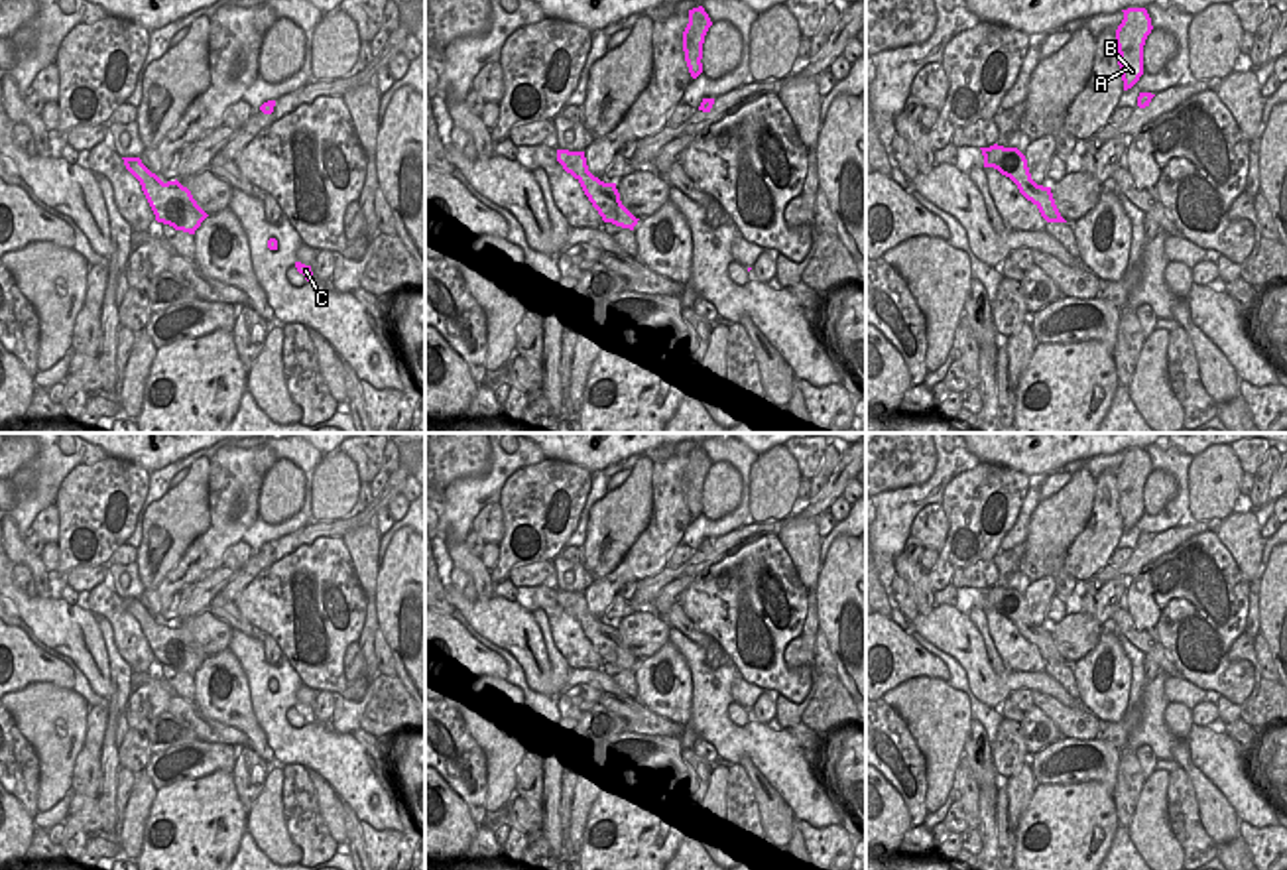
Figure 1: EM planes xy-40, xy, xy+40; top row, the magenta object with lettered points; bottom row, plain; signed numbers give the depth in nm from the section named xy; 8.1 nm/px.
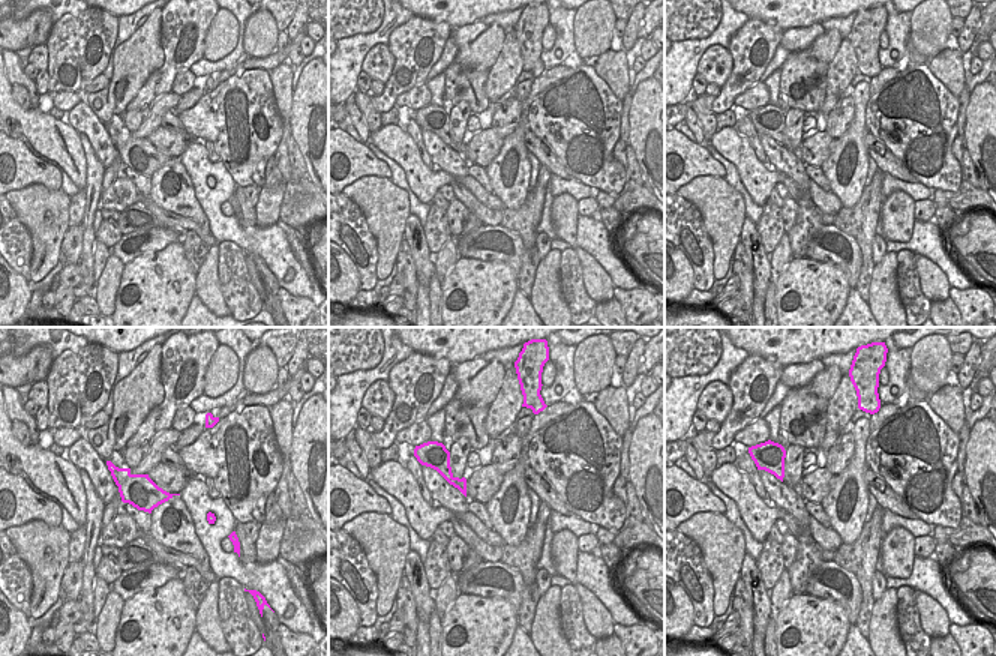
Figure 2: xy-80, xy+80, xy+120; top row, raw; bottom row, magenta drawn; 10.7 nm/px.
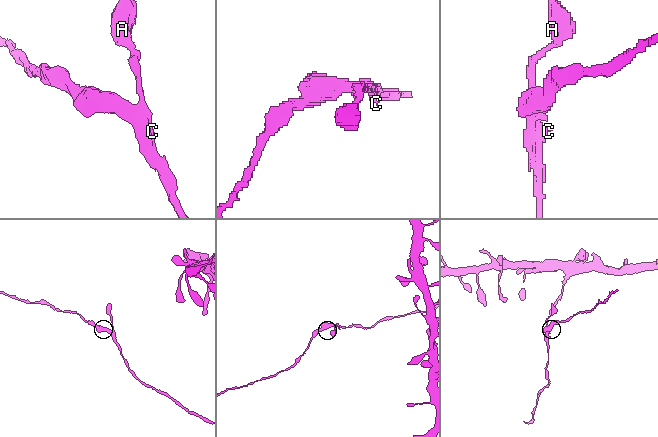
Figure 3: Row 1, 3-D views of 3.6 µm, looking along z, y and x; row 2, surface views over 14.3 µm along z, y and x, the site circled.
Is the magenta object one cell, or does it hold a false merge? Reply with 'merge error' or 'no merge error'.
no merge error

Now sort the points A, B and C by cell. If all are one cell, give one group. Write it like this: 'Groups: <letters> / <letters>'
Groups: A B C

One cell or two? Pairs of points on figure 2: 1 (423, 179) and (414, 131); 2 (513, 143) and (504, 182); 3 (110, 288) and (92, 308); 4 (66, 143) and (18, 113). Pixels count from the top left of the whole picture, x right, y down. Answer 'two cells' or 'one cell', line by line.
1: two cells
2: one cell
3: two cells
4: one cell

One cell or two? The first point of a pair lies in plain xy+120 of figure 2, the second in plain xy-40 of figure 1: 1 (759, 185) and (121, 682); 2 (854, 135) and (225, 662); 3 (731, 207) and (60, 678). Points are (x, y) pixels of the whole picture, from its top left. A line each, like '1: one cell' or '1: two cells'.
1: two cells
2: one cell
3: two cells

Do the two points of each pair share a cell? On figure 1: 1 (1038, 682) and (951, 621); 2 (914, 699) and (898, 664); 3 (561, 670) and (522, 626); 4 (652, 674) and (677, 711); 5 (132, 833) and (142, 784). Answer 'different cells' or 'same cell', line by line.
1: same cell
2: different cells
3: different cells
4: same cell
5: same cell

